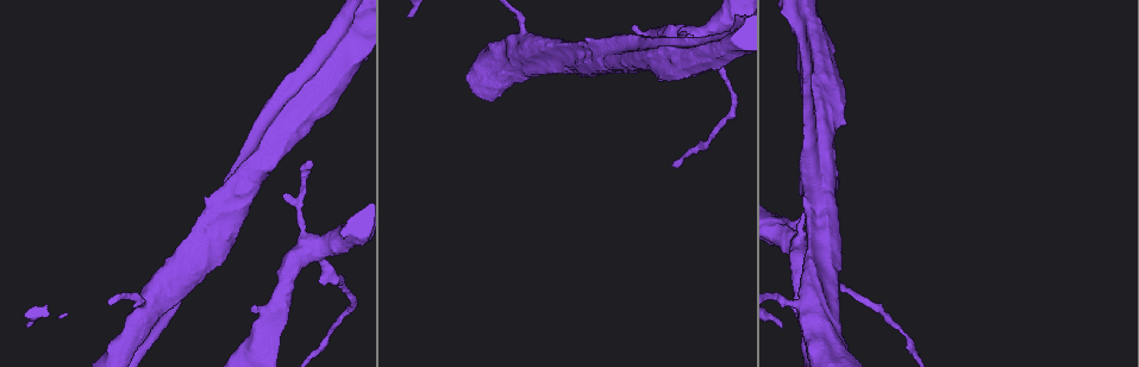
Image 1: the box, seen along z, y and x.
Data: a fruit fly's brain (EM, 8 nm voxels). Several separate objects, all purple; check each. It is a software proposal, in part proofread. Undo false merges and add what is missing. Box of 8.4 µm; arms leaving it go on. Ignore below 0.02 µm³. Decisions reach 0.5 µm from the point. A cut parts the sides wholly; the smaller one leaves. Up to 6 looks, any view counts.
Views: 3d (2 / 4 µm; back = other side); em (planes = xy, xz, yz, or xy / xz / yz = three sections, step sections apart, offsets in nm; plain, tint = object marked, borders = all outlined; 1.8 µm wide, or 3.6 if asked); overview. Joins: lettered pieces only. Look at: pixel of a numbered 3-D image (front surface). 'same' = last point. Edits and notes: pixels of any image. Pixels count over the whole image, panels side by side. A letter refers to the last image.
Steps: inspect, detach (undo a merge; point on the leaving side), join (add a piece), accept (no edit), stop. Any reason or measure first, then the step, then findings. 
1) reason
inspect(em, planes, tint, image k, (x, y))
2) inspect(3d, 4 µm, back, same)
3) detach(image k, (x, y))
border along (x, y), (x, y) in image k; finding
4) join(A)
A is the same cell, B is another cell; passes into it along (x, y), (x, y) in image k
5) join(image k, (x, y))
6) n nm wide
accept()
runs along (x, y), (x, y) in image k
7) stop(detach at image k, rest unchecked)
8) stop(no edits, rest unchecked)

thin arm on a thick one
inspect(em, yz, step 4, tint, image 1, (699, 36))

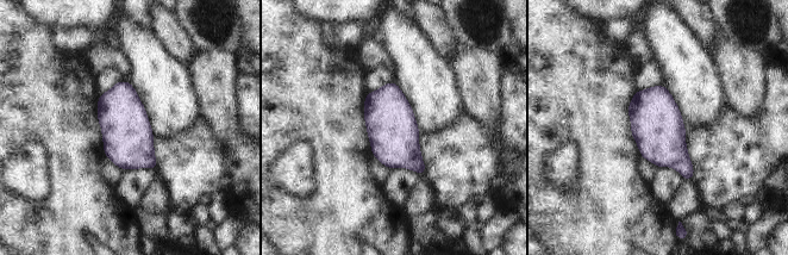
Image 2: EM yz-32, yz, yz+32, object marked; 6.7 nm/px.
what lies round it
inspect(em, yz, step 4, borders, same)

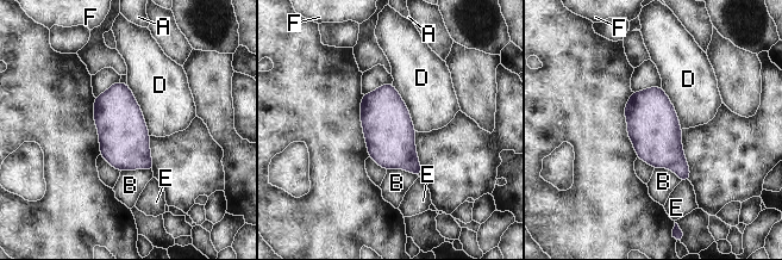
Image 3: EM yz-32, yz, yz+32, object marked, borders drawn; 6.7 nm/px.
accept()
A, B, D, E and F are other cells; border along (126, 84), (141, 109), (150, 135) in image 3; continuous, no second cell

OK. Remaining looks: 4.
thick turns thin
inspect(em, 3.6 µm, planes, borders, image 1, (141, 320))

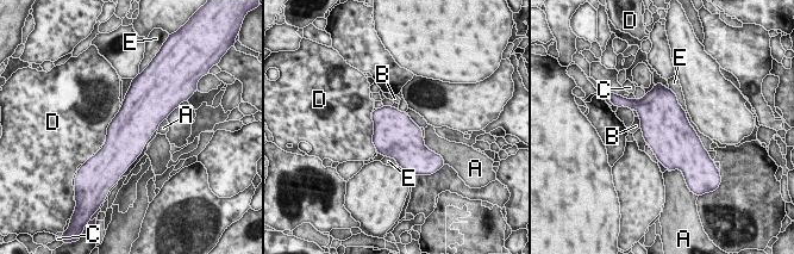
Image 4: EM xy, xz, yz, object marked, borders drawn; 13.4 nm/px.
accept()
A, B, C, D and E are other cells; all the same cell

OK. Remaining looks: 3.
narrows sharply
inspect(3d, 4 µm, image 1, (712, 140))

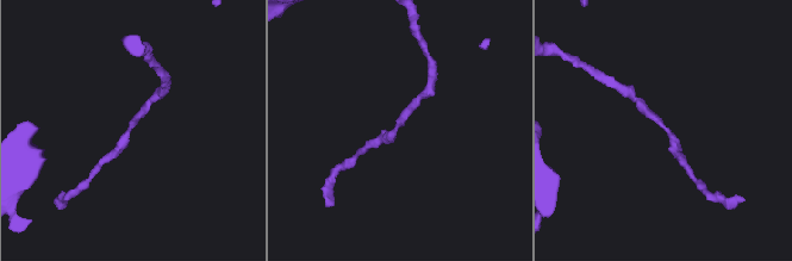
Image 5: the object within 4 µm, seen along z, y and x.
inspect(em, xy, step 8, tint, image 5, (129, 132))

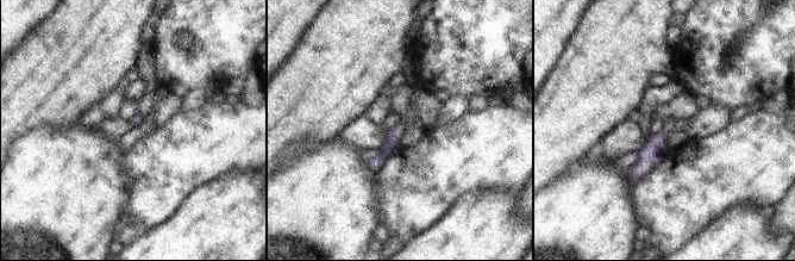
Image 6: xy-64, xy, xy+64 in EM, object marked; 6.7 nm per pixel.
what lies round it
inspect(em, xy, step 8, borders, same)

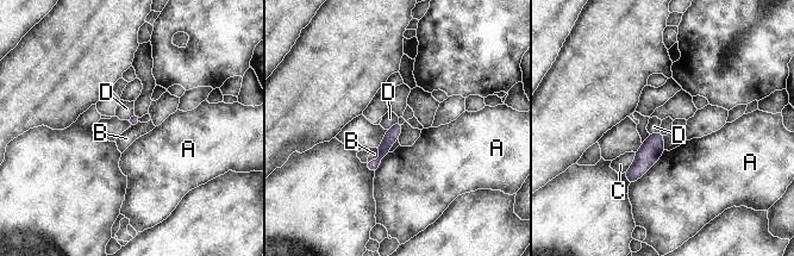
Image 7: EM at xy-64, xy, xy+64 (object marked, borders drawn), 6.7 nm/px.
A touches over 360 nm
accept()
A, B, C and D are other cells; continuous, no second cell

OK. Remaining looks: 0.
stop(no edits, rest unchecked)

